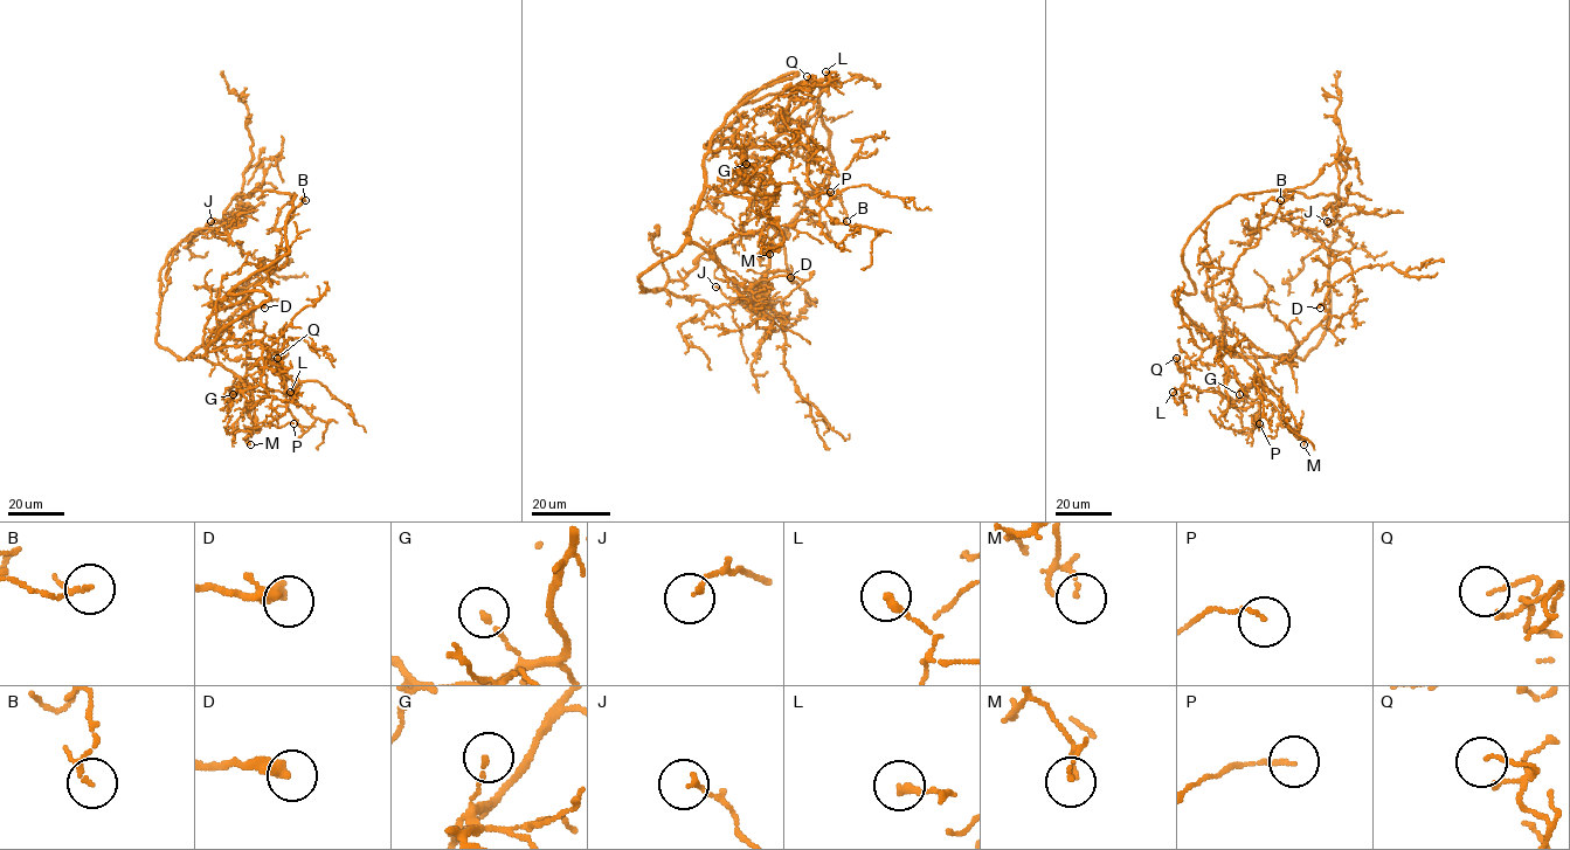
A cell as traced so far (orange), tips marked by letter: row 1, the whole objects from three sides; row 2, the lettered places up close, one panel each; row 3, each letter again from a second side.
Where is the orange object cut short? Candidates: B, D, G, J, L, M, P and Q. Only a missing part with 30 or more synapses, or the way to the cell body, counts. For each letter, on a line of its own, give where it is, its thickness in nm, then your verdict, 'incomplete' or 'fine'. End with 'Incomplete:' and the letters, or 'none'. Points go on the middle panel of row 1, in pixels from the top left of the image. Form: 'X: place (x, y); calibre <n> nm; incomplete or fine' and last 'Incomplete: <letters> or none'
B: place (846, 221); calibre 90 nm; fine
D: place (790, 277); calibre 280 nm; incomplete
G: place (746, 164); calibre 140 nm; fine
J: place (716, 287); calibre 140 nm; fine
L: place (825, 71); calibre 240 nm; fine
M: place (769, 254); calibre 100 nm; fine
P: place (830, 192); calibre 100 nm; fine
Q: place (807, 76); calibre 80 nm; incomplete
Incomplete: D, Q

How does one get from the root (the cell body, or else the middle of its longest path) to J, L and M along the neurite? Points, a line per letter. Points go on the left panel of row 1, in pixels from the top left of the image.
J: (269, 297), (228, 323), (203, 357), (181, 359), (157, 341), (160, 270), (188, 235), (226, 221), (211, 221)
L: (269, 297), (225, 327), (225, 344), (257, 341), (264, 363), (261, 384), (270, 395), (294, 402), (290, 392)
M: (269, 297), (228, 323), (203, 354), (232, 371), (251, 387), (249, 415), (260, 429), (248, 436), (250, 444)

